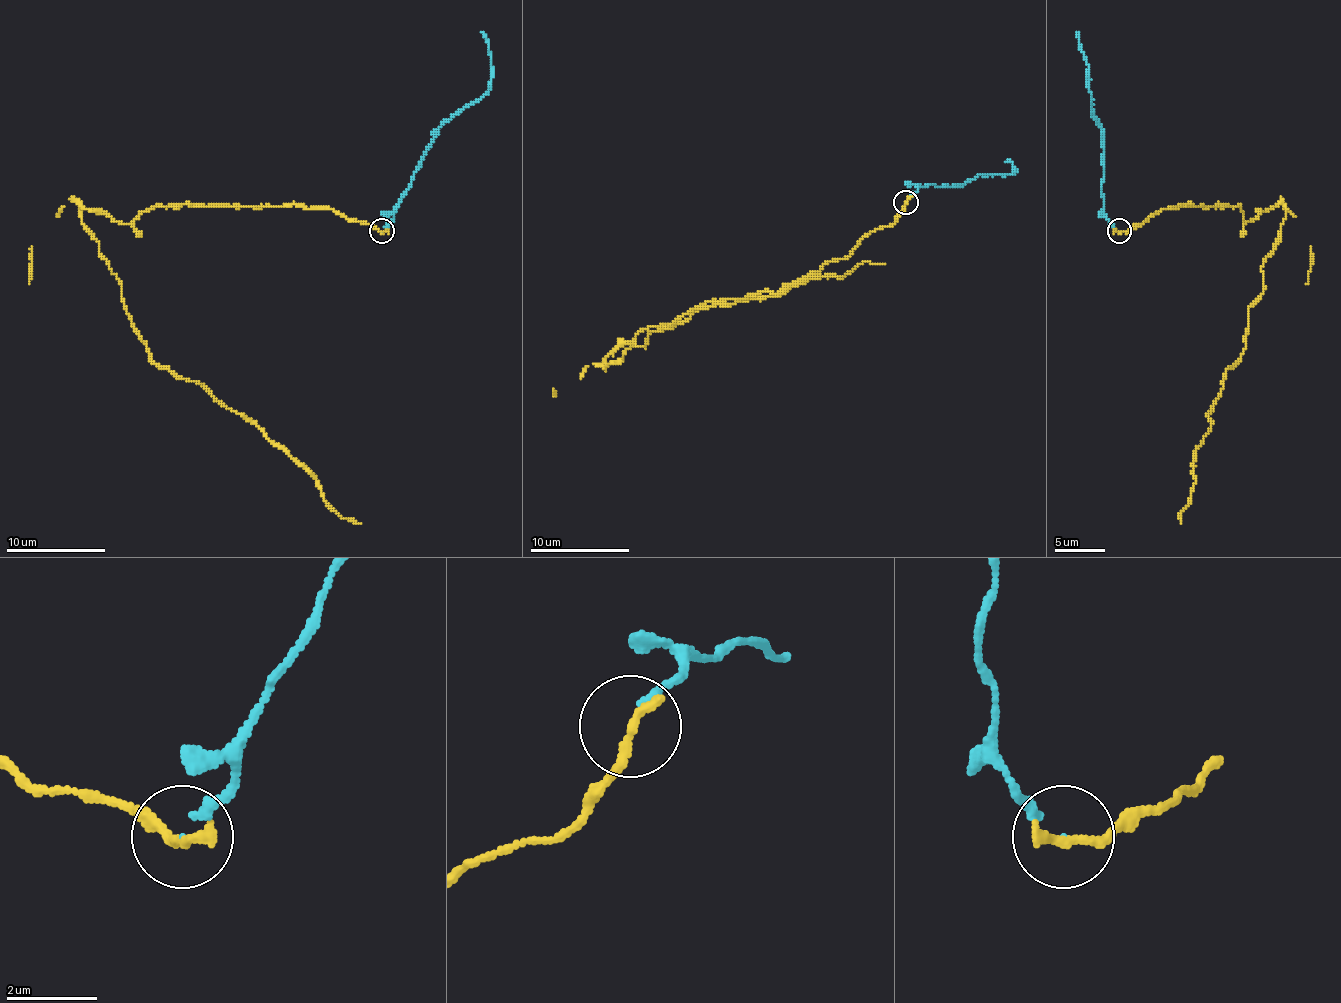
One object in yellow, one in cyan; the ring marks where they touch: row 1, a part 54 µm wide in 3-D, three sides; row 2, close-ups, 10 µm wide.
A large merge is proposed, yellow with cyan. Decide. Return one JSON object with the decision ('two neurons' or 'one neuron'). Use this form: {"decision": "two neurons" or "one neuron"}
{"decision": "two neurons"}

